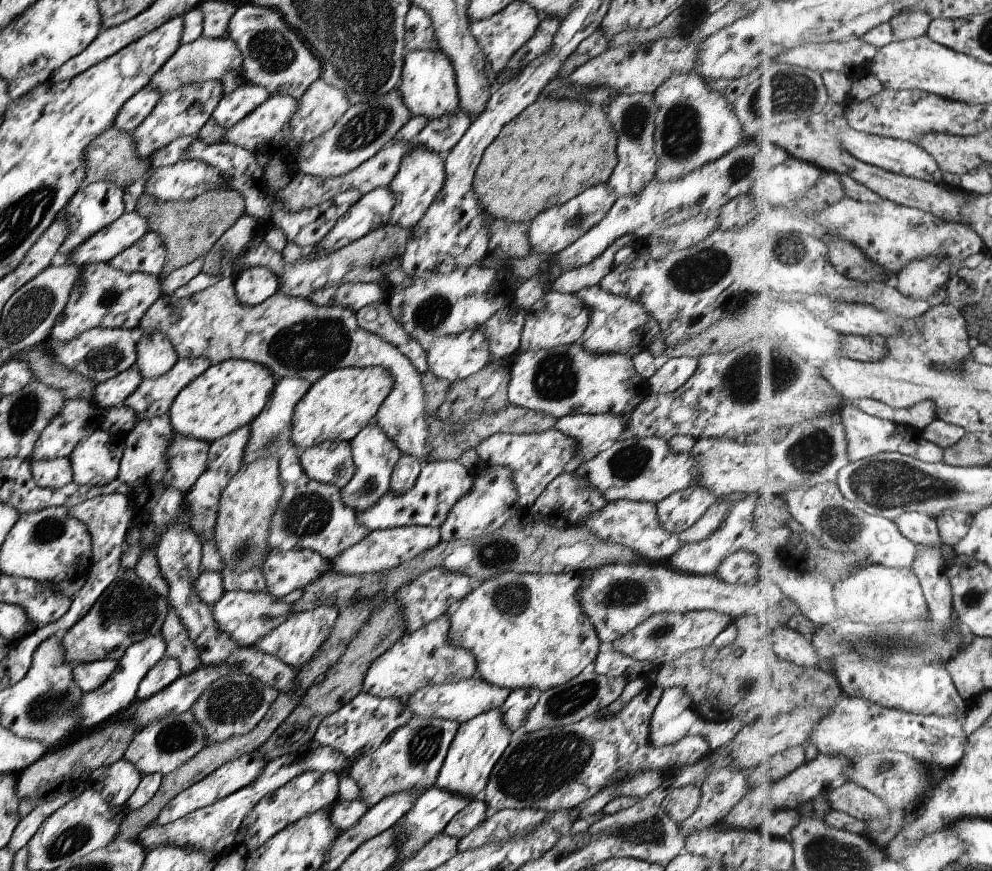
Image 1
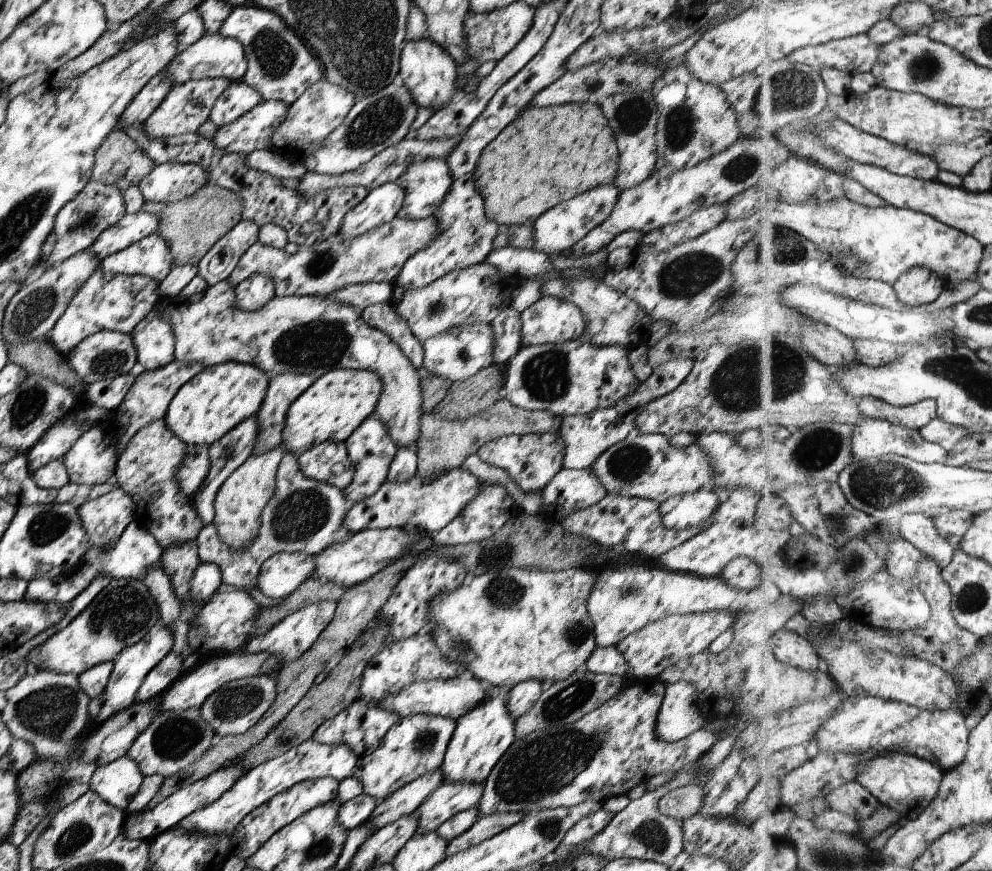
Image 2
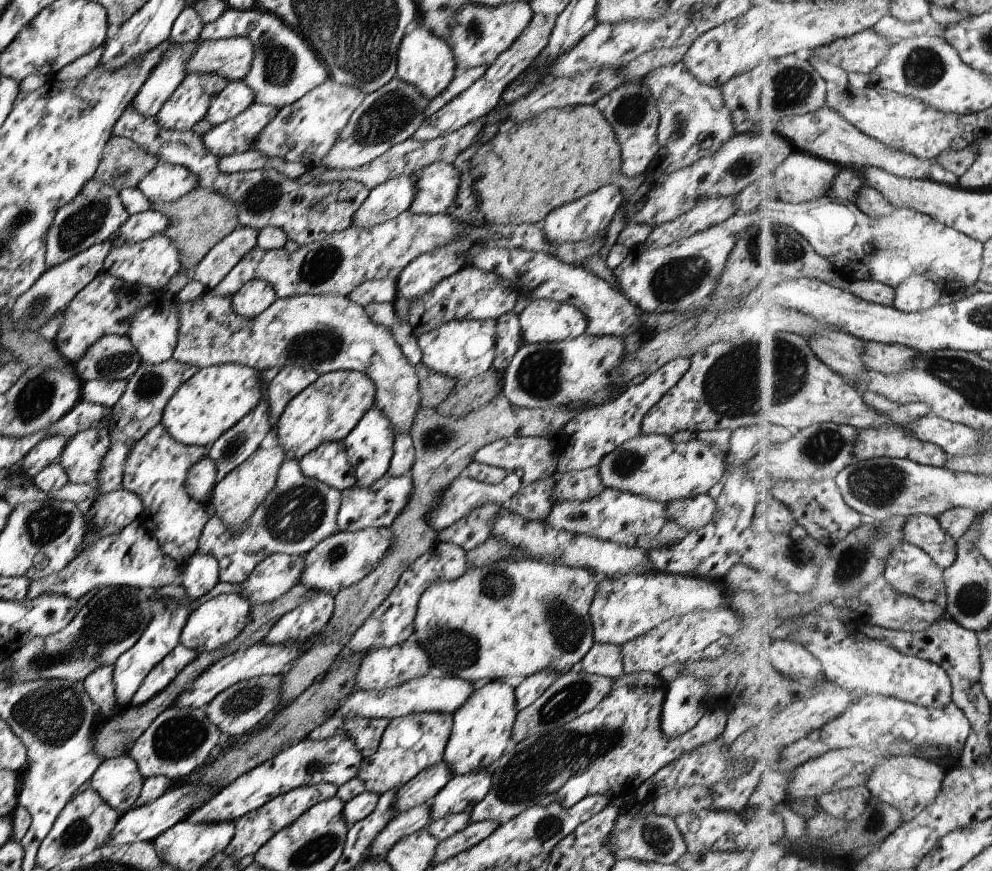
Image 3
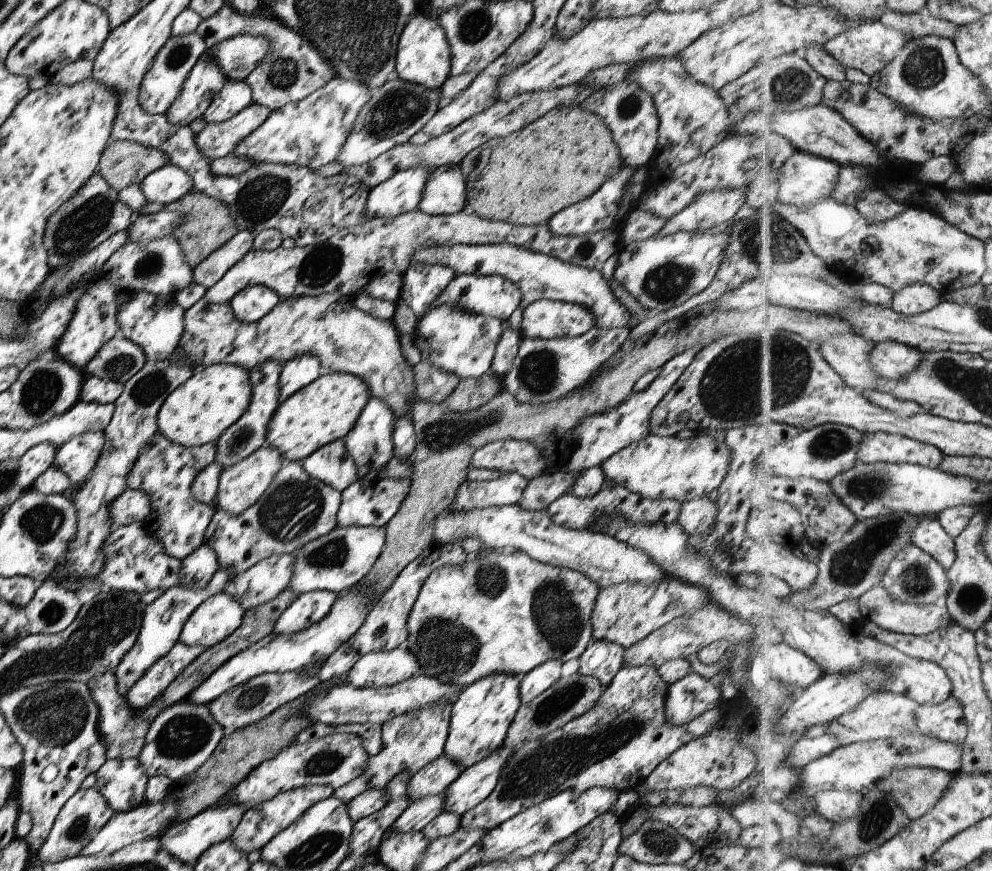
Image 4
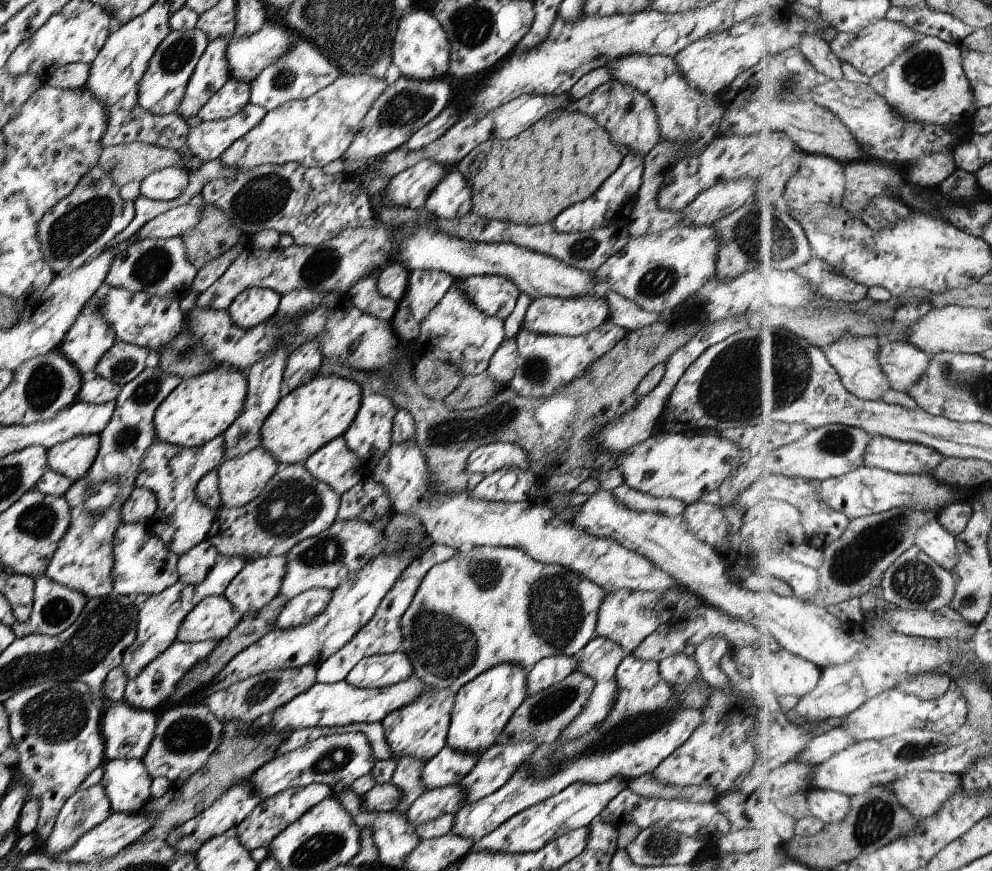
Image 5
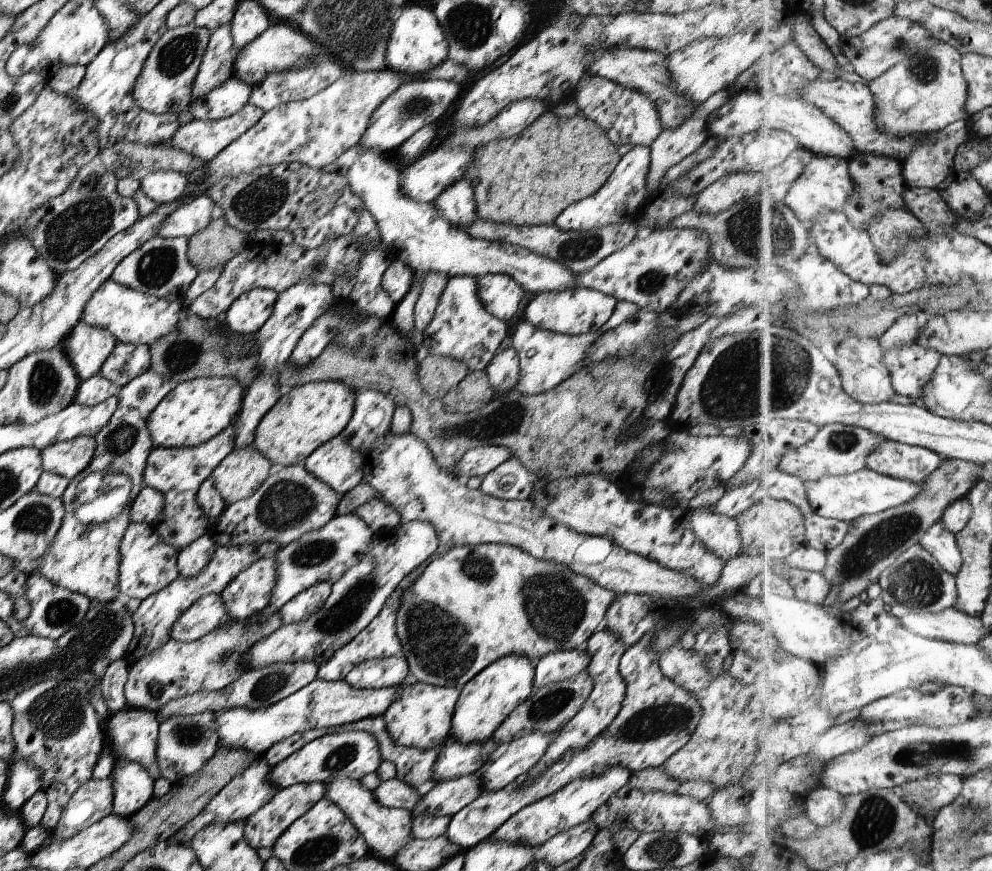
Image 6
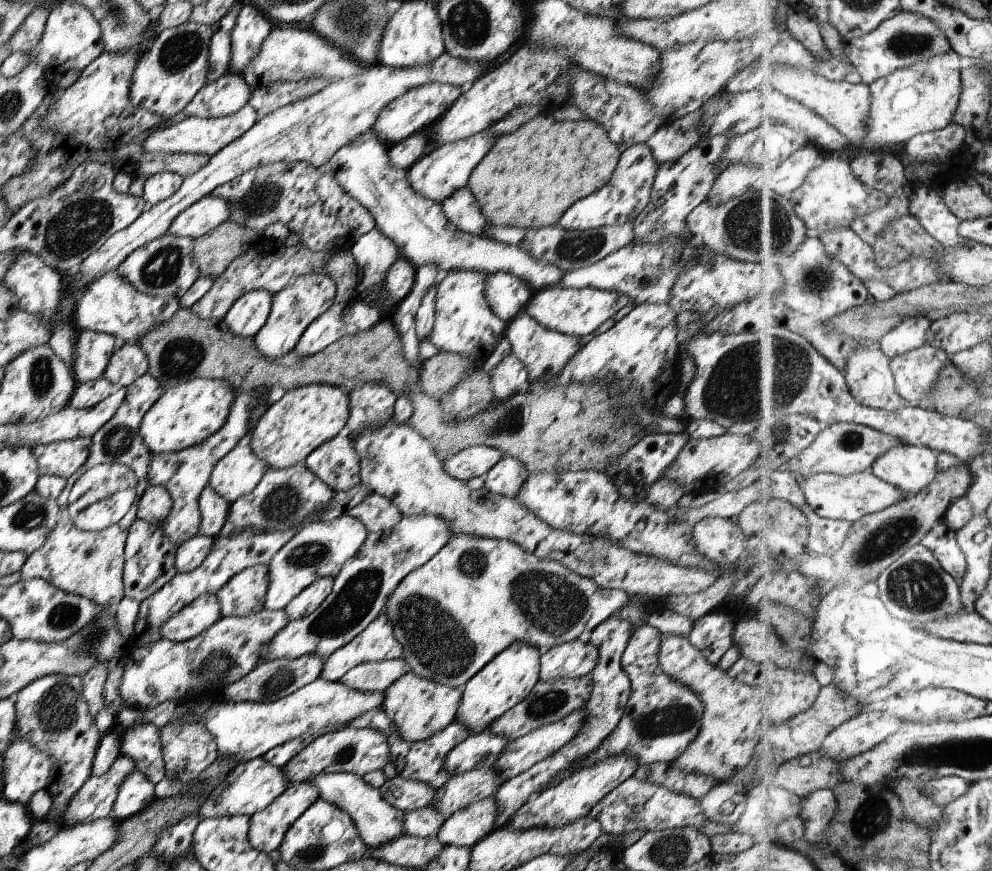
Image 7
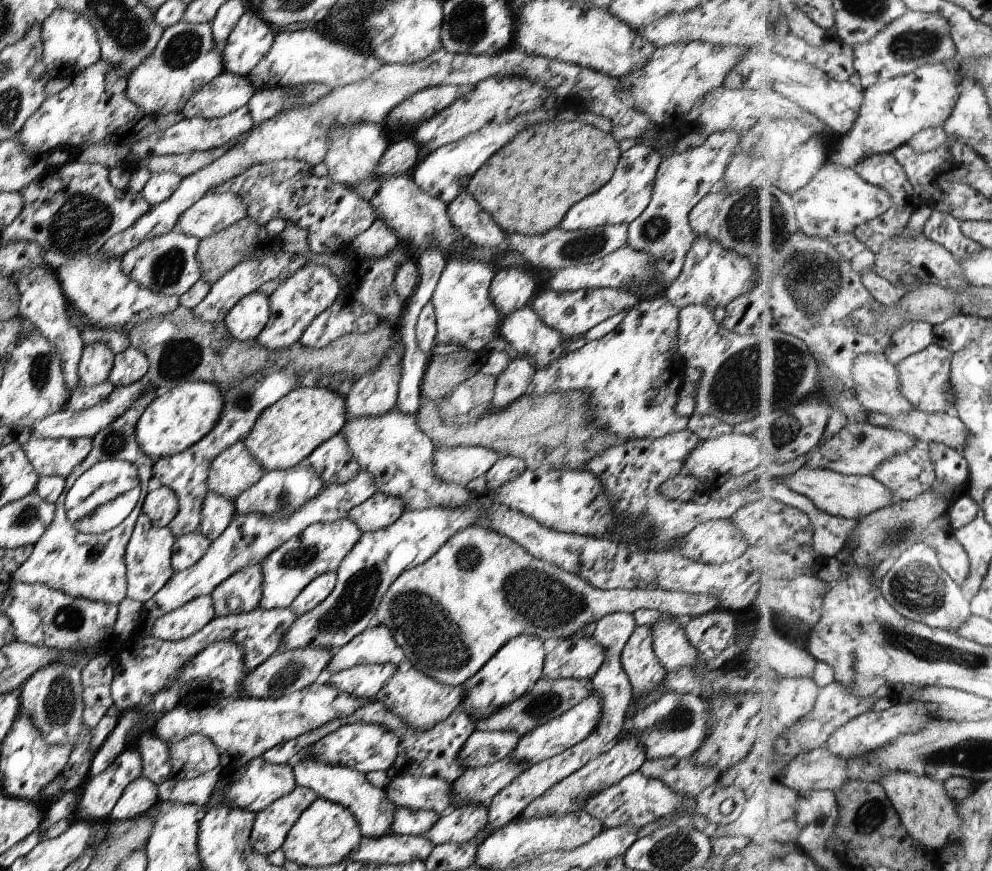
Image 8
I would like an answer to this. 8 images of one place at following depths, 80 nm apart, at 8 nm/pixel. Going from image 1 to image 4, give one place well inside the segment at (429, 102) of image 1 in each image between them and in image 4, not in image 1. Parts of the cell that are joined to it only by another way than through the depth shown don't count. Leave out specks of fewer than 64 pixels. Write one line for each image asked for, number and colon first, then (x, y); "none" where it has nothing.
2: (426, 70)
3: (425, 62)
4: (422, 57)

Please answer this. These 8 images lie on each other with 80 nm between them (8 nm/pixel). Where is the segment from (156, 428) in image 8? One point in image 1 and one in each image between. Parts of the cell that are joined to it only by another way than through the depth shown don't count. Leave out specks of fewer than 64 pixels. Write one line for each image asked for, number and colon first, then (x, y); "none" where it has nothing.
1: (228, 395)
2: (221, 396)
3: (202, 408)
4: (197, 412)
5: (199, 408)
6: (192, 412)
7: (184, 415)

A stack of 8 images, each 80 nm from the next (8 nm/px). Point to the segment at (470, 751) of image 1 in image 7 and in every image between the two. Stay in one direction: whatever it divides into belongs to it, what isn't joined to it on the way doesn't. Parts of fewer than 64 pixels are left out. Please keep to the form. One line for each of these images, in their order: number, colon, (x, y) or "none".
2: (480, 738)
3: (481, 727)
4: (479, 718)
5: (482, 707)
6: (483, 703)
7: (508, 677)

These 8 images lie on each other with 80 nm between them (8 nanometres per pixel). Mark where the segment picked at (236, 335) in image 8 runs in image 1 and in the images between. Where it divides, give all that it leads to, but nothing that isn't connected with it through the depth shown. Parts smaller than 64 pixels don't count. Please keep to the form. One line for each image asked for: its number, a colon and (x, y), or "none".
1: (252, 285)
2: (252, 293)
3: (252, 298)
4: (249, 304)
5: (251, 306)
6: (245, 315)
7: (248, 313)

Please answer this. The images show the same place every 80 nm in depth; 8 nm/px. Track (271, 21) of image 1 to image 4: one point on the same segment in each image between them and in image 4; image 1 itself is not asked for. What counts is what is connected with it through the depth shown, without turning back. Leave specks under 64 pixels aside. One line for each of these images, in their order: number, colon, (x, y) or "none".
2: (280, 66)
3: (285, 67)
4: (292, 68)

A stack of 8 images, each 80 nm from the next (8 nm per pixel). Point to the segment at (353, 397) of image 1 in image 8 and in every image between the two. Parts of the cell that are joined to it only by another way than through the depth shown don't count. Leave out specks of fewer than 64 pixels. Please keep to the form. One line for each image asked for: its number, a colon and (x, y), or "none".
2: (333, 406)
3: (326, 410)
4: (323, 411)
5: (309, 416)
6: (310, 414)
7: (304, 417)
8: (286, 432)

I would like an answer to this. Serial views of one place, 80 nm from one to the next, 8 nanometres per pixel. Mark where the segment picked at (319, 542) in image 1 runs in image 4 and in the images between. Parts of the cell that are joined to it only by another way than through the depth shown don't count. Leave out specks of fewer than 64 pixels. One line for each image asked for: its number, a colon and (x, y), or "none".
2: (306, 516)
3: (298, 512)
4: (294, 509)

